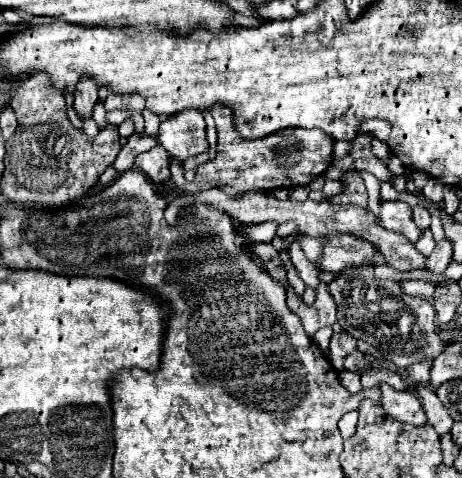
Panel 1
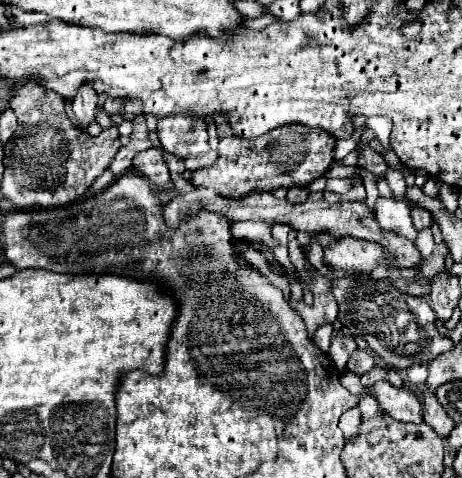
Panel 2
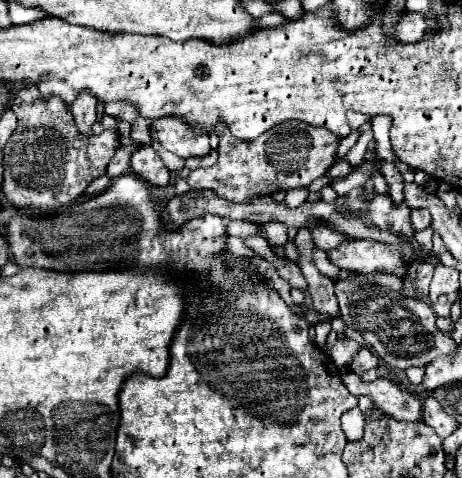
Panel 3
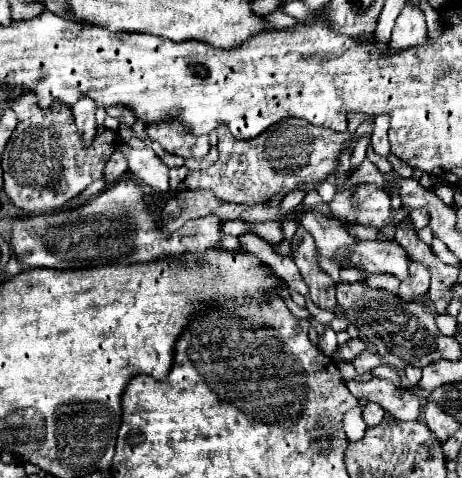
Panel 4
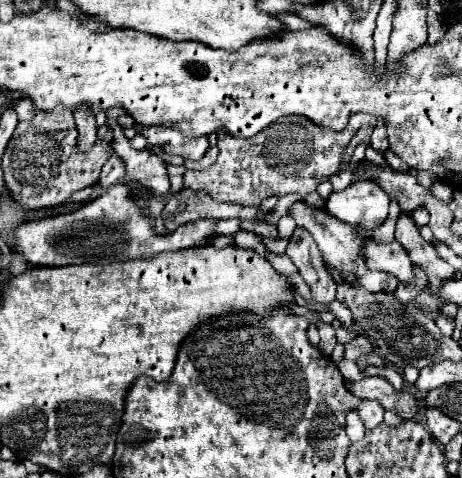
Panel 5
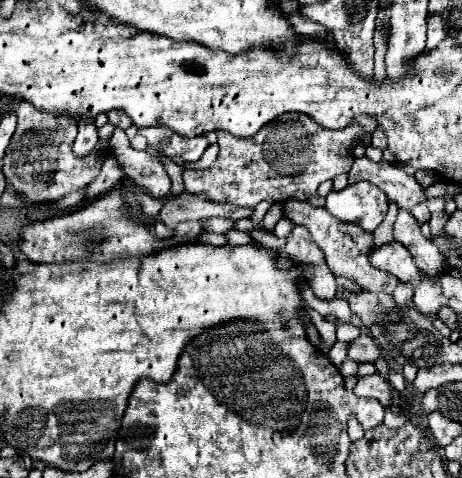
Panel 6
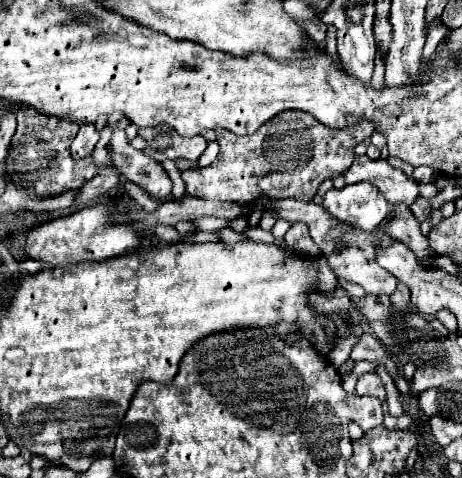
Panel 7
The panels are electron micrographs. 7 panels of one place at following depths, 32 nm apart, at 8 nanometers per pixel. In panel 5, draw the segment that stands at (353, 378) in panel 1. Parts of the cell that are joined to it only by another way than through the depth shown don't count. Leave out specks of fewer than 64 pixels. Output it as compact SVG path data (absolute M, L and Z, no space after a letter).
M362 378L350 384L350 392L364 400L376 400L384 410L398 414L402 420L412 420L418 412L418 400L410 392L394 390L394 386L384 378Z

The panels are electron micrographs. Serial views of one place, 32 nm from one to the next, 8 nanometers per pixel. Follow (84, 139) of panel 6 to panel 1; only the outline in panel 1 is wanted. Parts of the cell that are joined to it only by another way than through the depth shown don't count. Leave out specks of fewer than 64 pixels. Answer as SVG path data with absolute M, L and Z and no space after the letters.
M84 76L84 80L80 80L80 84L76 84L74 110L78 112L78 116L90 118L96 100L98 100L98 88L96 88L96 84L92 84L92 80L88 80L88 76Z

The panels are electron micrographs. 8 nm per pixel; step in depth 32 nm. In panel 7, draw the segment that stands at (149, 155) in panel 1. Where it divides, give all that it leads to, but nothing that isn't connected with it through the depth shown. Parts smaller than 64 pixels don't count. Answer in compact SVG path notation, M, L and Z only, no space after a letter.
M114 130L112 140L108 144L110 158L118 172L138 184L142 190L146 190L152 198L168 198L172 184L162 168L162 164L150 156L146 156L142 150L134 150L124 134L124 130Z

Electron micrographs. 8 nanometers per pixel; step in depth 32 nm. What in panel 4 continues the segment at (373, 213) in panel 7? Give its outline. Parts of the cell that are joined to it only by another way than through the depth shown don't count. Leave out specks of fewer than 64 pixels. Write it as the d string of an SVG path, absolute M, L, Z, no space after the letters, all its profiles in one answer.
M360 184L352 192L336 194L336 198L330 202L330 208L344 220L374 228L384 228L390 222L400 226L400 222L408 220L408 210L400 208L392 212L390 196L378 190L374 184Z

